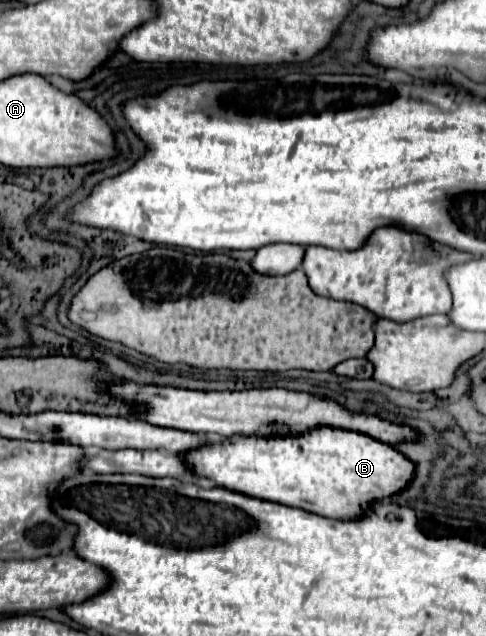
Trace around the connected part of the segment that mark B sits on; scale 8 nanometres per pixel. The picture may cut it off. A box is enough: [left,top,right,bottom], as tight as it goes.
[185,428,415,518]

